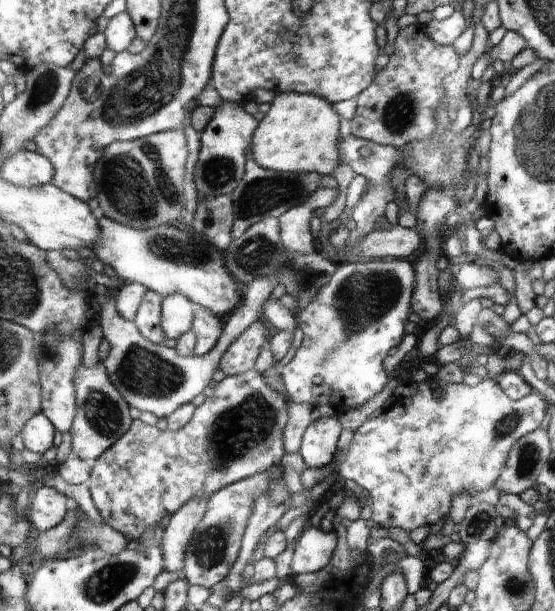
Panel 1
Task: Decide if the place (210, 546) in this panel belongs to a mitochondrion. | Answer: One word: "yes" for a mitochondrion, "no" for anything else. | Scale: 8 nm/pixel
yes

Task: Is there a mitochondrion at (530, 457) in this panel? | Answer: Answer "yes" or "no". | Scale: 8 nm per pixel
yes

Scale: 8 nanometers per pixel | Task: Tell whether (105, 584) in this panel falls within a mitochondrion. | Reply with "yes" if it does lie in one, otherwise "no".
yes

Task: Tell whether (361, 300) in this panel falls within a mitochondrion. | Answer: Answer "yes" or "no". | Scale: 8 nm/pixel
yes

